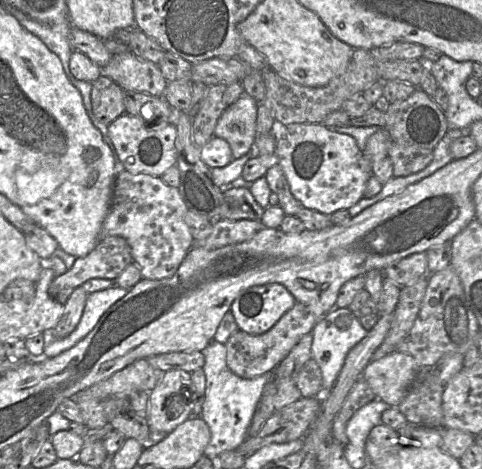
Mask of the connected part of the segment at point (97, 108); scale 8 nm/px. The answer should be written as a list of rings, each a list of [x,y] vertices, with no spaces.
[[[102,74],[92,84],[91,105],[94,116],[109,125],[125,113],[124,90]]]

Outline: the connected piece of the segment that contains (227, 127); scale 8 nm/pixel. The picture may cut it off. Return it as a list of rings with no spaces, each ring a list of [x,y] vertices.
[[[248,94],[224,110],[214,129],[214,136],[225,139],[232,156],[238,159],[254,146],[258,103]]]

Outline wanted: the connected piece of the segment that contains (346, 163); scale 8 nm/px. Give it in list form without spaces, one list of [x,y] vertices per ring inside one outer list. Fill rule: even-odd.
[[[290,124],[286,126],[285,134],[276,143],[274,161],[276,161],[281,167],[290,186],[291,193],[303,205],[303,207],[318,211],[328,216],[331,216],[334,212],[339,210],[348,210],[356,203],[358,203],[364,197],[367,181],[372,175],[372,164],[359,149],[356,140],[350,135],[331,131],[329,128],[323,126],[322,124]]]

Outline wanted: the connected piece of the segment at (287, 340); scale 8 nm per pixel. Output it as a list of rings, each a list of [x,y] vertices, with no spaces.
[[[297,302],[267,332],[260,335],[248,334],[244,331],[233,333],[226,346],[226,363],[237,376],[245,379],[256,378],[264,374],[272,374],[279,363],[292,351],[300,339],[312,333],[321,317],[316,316],[308,305]]]

